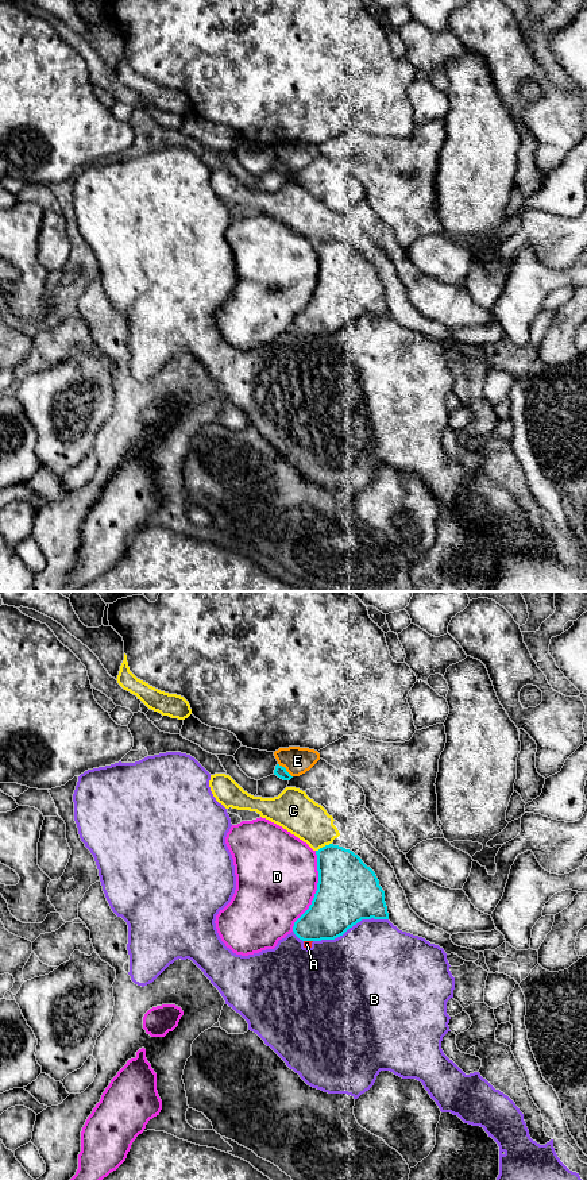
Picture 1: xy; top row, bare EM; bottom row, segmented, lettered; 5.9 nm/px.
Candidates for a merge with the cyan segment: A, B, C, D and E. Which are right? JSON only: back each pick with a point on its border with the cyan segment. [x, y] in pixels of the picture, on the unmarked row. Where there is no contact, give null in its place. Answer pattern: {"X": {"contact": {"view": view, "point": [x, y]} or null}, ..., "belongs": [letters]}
{"belongs": []}

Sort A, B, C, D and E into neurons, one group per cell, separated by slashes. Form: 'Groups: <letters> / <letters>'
Groups: A B / C / D / E

